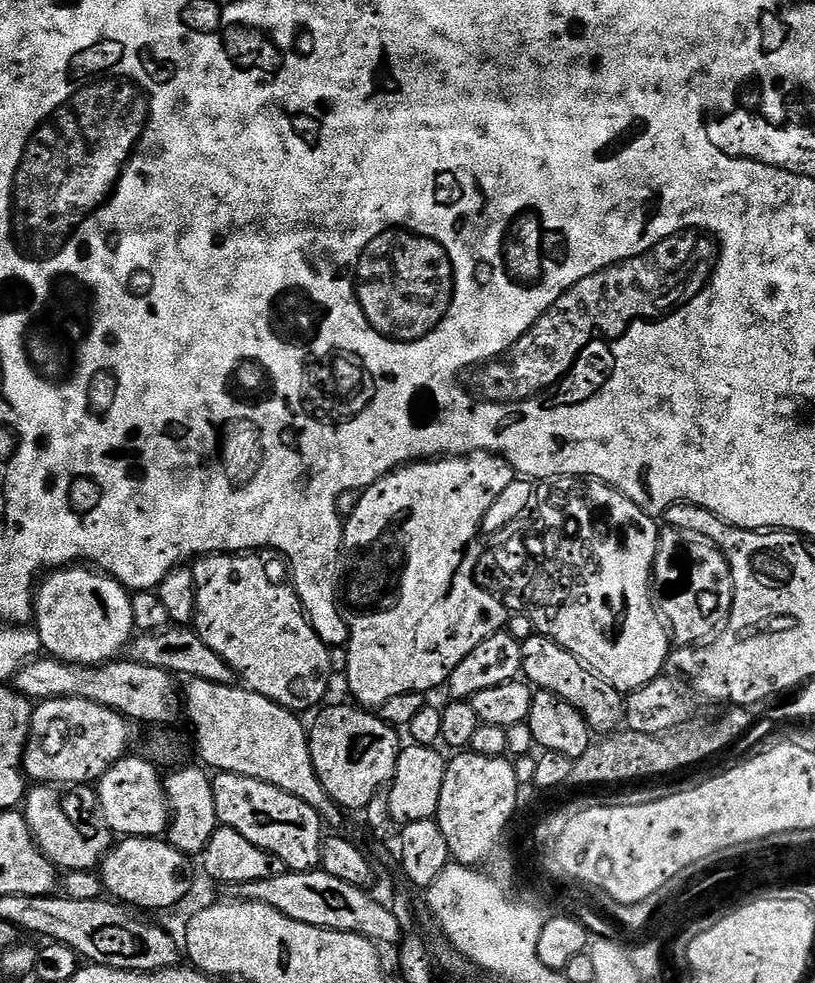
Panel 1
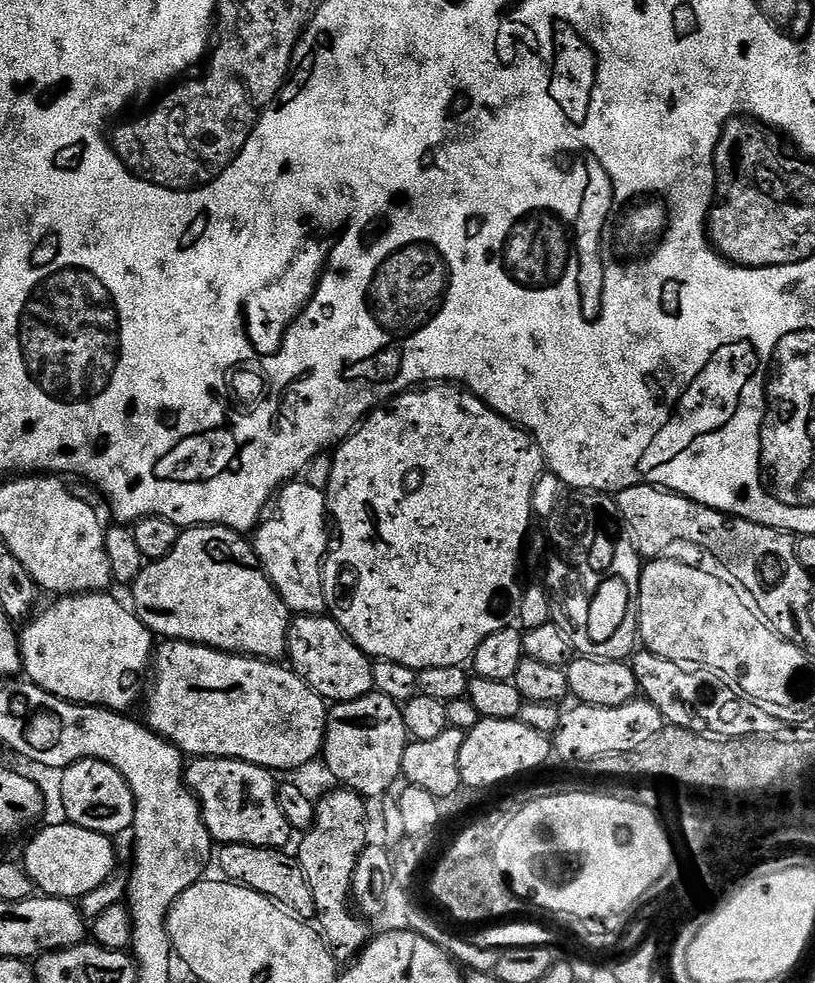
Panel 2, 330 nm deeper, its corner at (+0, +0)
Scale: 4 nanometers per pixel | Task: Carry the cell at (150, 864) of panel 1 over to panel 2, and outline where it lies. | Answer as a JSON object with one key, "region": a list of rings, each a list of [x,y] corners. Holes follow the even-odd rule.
{"region":[[[52,824],[25,846],[22,866],[43,895],[76,902],[81,896],[90,894],[90,890],[98,890],[98,886],[117,871],[116,848],[112,844],[115,844],[113,837],[86,830],[77,824]]]}

